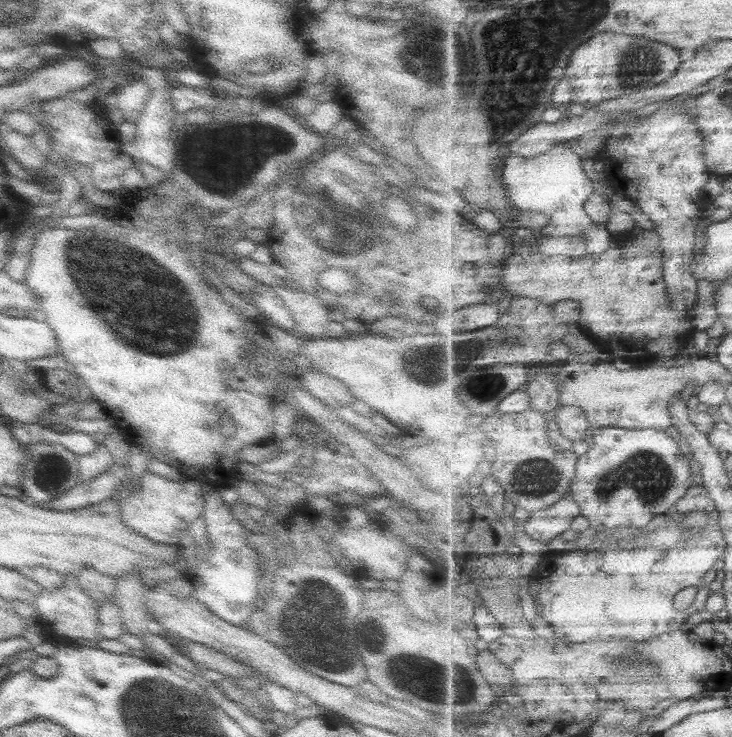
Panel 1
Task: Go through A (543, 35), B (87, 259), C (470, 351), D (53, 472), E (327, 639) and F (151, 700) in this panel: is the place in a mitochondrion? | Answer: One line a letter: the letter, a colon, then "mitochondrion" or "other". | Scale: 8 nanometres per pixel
A: mitochondrion
B: mitochondrion
C: mitochondrion
D: mitochondrion
E: mitochondrion
F: mitochondrion

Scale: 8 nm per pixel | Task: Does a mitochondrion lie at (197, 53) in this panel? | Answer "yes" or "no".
no

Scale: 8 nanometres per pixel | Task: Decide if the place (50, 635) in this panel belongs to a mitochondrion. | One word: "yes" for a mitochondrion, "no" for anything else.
no

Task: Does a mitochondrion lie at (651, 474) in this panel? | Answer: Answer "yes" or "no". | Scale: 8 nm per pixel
yes

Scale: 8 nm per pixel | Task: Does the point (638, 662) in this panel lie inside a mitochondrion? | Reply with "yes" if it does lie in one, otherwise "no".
yes

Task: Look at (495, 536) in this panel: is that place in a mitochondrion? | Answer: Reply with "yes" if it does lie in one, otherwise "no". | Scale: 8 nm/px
no

